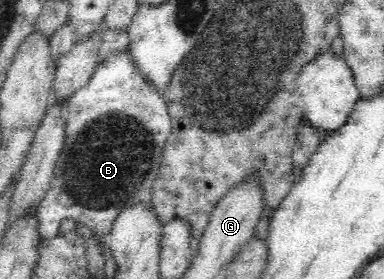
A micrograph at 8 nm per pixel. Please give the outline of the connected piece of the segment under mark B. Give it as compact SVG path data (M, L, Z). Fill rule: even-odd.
M128 54L106 58L96 66L85 86L65 105L64 145L53 168L50 187L34 213L42 240L58 236L62 222L84 223L94 234L110 234L116 218L127 209L142 206L154 213L153 183L158 176L171 120L163 97L134 70Z

